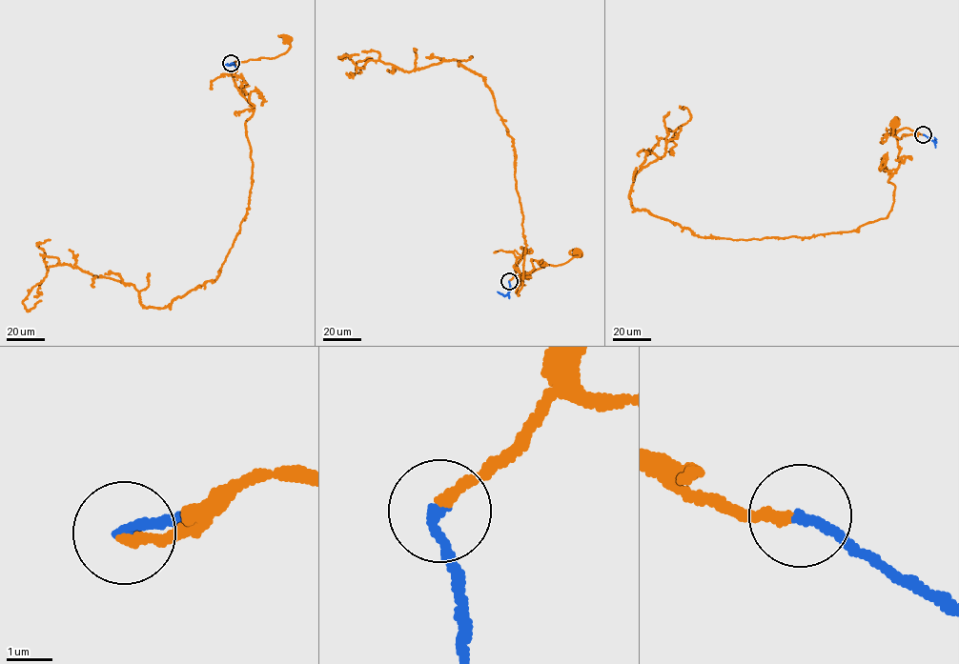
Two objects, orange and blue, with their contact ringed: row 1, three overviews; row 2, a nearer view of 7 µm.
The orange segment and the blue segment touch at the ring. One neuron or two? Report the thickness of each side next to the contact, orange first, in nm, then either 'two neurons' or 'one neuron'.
220/200 nm | one neuron

